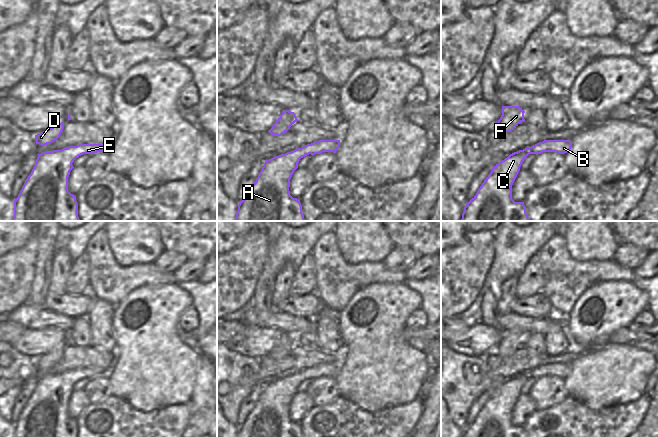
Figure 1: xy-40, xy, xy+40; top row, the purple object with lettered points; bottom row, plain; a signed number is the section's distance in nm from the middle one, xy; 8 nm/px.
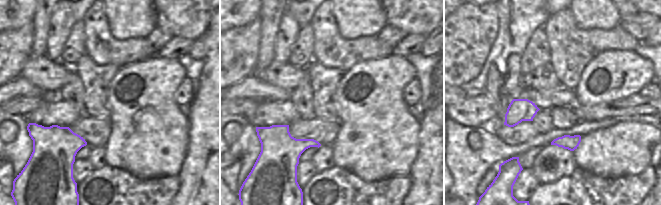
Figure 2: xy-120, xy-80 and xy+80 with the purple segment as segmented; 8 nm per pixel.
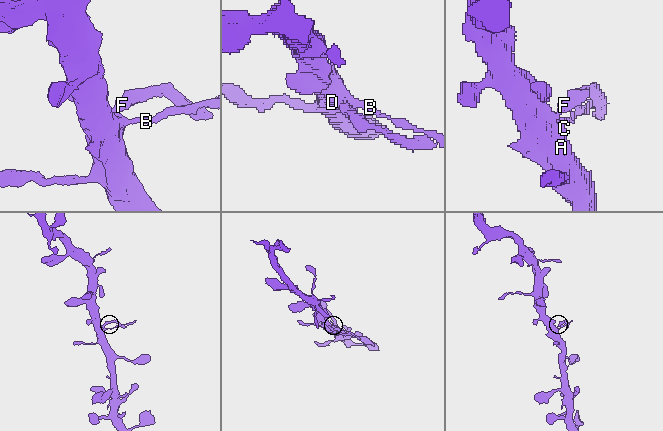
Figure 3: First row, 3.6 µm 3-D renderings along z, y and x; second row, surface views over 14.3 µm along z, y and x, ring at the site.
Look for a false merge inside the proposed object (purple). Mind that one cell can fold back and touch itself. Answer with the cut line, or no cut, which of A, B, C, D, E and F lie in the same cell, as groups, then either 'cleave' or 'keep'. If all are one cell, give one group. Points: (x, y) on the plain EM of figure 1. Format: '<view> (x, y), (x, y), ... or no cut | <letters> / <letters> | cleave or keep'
no cut | A B C D E F | keep

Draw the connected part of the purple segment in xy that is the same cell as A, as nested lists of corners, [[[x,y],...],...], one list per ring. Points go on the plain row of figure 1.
[[[319,364],[266,384],[246,421],[239,427],[237,437],[302,437],[300,424],[293,422],[289,415],[290,403],[298,392],[300,383],[309,378],[336,377],[339,371],[340,364]]]

